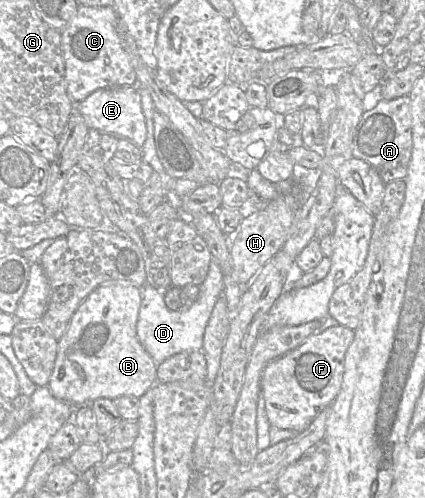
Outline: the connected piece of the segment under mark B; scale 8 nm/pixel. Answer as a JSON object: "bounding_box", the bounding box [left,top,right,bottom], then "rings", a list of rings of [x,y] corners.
{"bounding_box":[47,280,158,407],"rings":[[[125,280],[106,281],[82,301],[73,314],[65,334],[57,342],[54,369],[47,384],[56,399],[79,407],[88,405],[98,398],[140,398],[158,382],[157,364],[144,349],[136,334],[140,305],[141,289]]]}

